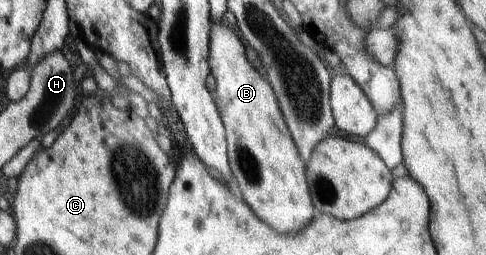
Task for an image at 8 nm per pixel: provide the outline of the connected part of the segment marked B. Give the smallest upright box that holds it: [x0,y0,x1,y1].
[207,22,317,234]

